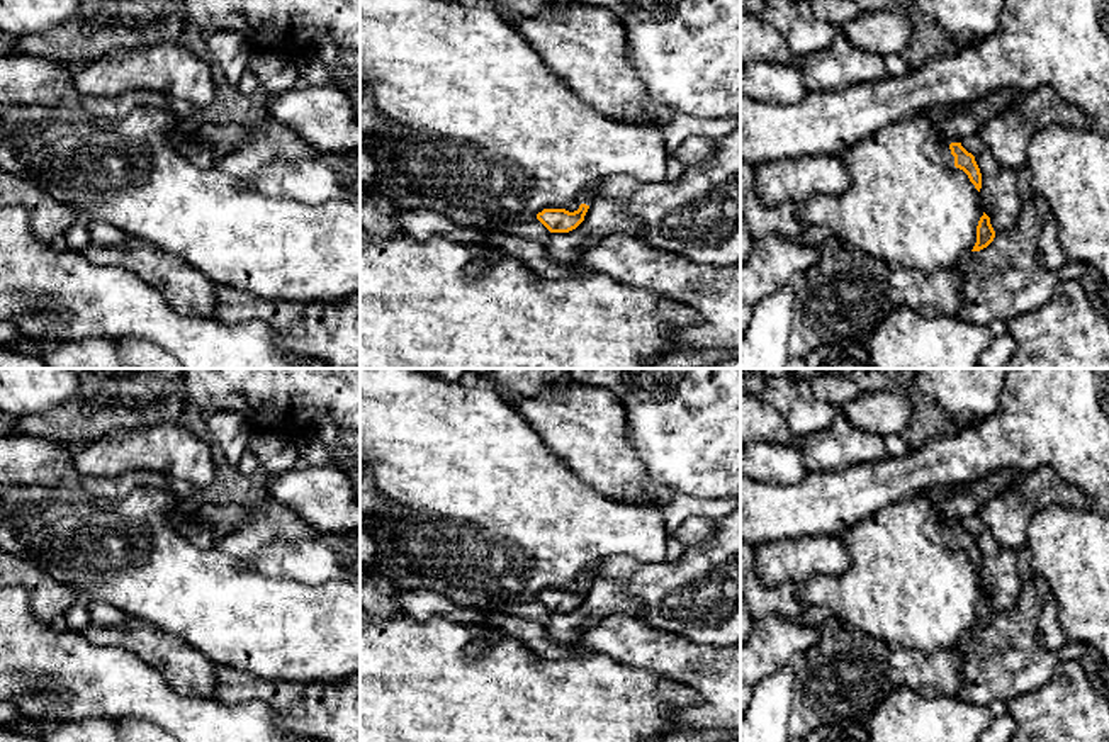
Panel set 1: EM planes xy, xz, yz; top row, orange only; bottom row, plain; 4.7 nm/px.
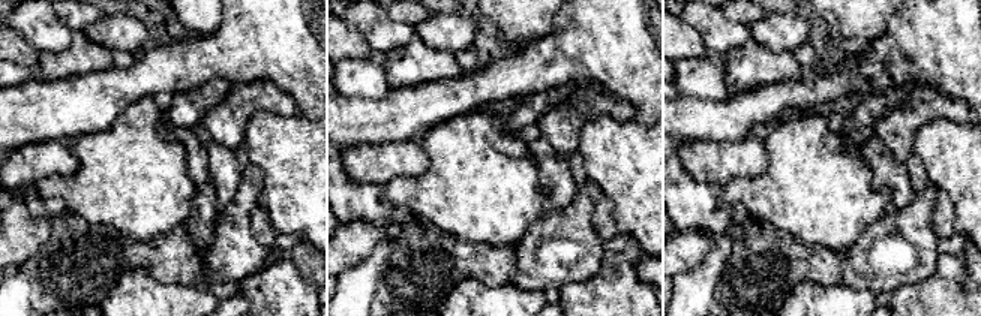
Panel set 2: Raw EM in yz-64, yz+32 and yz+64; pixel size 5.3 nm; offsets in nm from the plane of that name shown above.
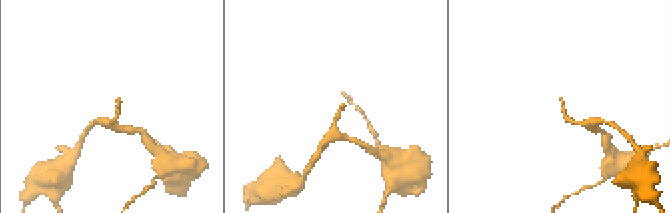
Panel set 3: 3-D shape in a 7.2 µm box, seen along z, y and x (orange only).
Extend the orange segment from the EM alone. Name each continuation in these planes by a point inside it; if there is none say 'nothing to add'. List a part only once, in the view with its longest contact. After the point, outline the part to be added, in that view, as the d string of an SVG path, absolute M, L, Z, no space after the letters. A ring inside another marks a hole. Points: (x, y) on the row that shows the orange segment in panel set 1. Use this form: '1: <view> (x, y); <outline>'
1: yz (936, 150); M929 139L924 146L927 158L941 166L954 168L954 156L943 139Z

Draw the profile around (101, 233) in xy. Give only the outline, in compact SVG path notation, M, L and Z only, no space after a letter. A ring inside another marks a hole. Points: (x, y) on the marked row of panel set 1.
M93 221L93 222L87 222L87 228L88 228L90 243L99 246L110 246L126 238L122 231L119 231L115 226L109 222Z

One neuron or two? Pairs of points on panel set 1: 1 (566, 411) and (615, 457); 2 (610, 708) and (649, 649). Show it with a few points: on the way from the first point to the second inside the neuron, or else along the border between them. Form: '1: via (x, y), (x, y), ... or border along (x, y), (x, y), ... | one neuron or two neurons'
1: via (578, 423), (603, 449) | one neuron
2: border along (600, 652), (632, 666), (647, 668), (675, 681) | two neurons

